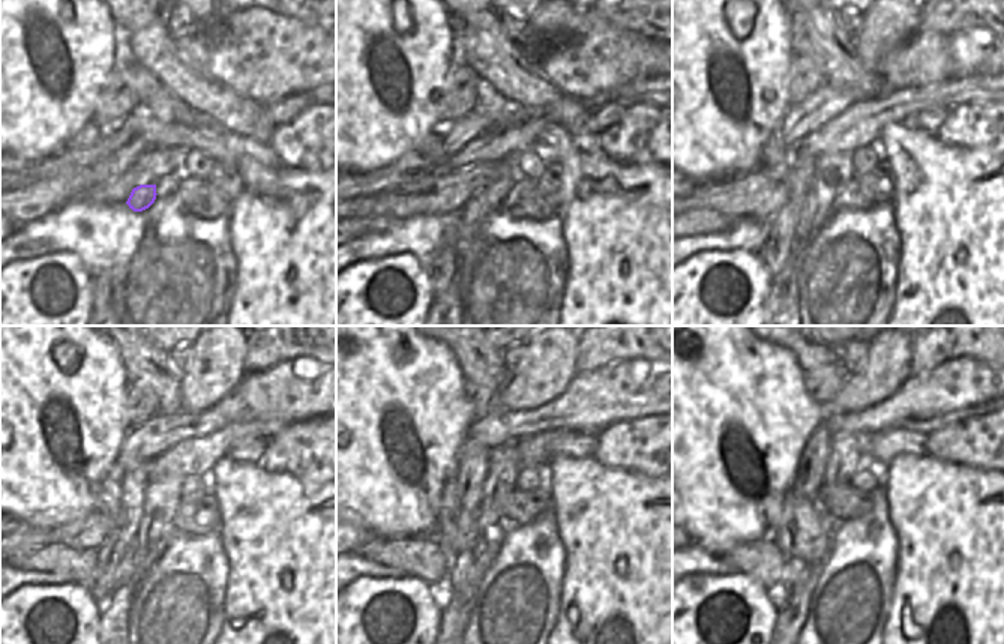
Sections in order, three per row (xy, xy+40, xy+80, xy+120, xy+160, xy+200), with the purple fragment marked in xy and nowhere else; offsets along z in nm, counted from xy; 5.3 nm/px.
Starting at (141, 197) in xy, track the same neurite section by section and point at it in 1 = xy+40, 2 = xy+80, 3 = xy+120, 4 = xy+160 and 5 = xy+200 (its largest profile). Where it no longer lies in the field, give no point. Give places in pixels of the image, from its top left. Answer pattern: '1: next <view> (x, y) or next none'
1: next xy+40 (471, 212)
2: next xy+80 (808, 219)
3: next xy+120 (137, 548)
4: next xy+160 (458, 577)
5: next xy+200 (794, 578)

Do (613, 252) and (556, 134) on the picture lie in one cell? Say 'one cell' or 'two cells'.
one cell

